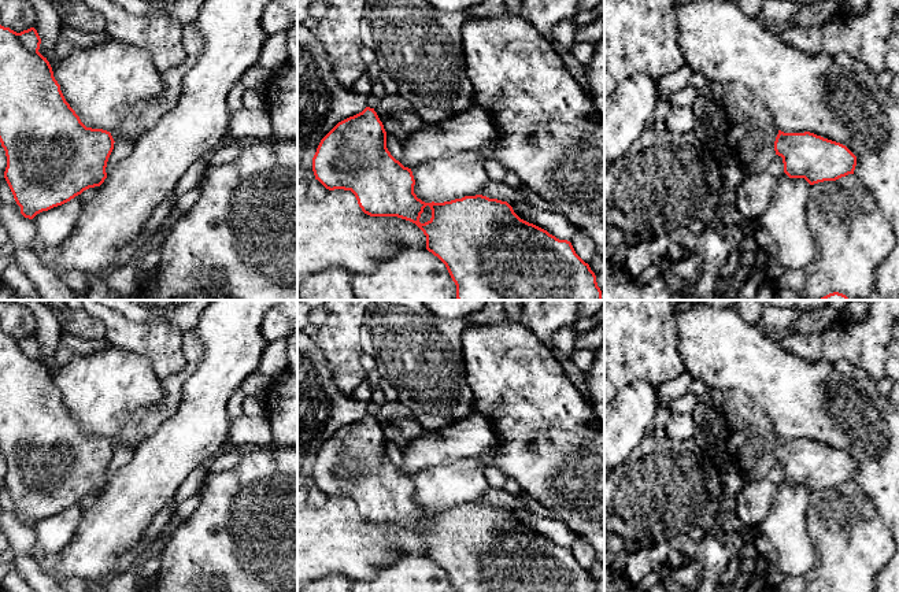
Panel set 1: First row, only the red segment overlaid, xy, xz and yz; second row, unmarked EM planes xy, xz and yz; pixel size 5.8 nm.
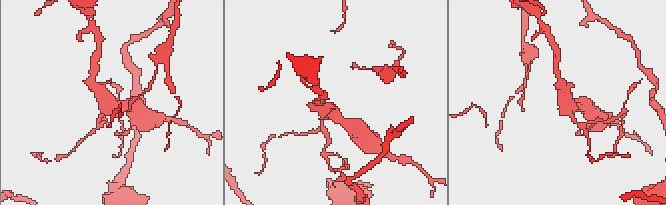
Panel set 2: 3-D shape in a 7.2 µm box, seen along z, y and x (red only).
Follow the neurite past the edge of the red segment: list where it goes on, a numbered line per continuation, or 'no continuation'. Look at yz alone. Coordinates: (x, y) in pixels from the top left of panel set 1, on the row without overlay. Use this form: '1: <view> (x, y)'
no continuation

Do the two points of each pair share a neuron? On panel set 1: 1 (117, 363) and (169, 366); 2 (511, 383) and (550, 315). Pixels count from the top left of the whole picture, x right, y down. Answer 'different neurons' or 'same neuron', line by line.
1: different neurons
2: different neurons

